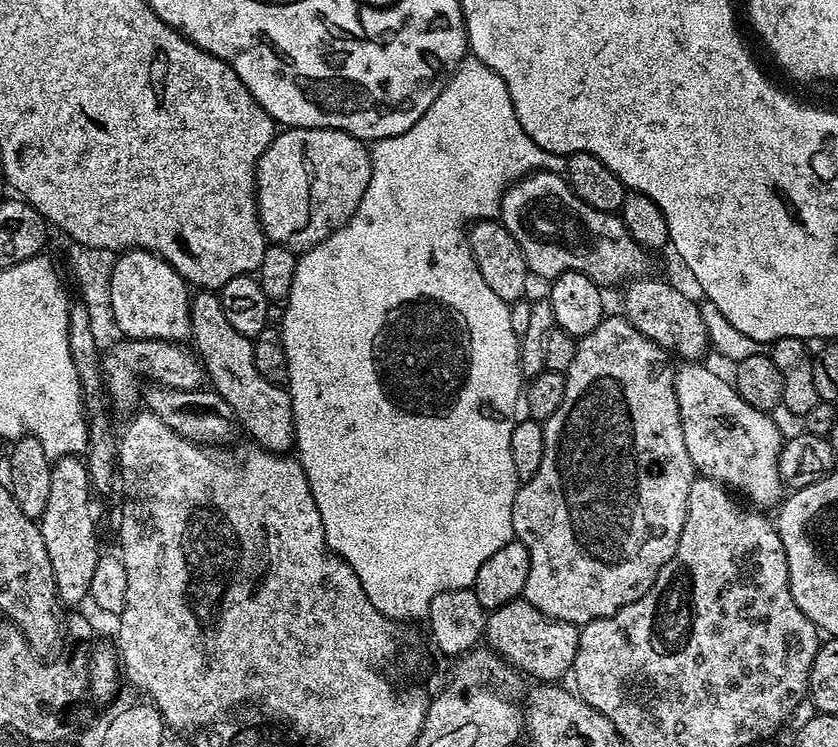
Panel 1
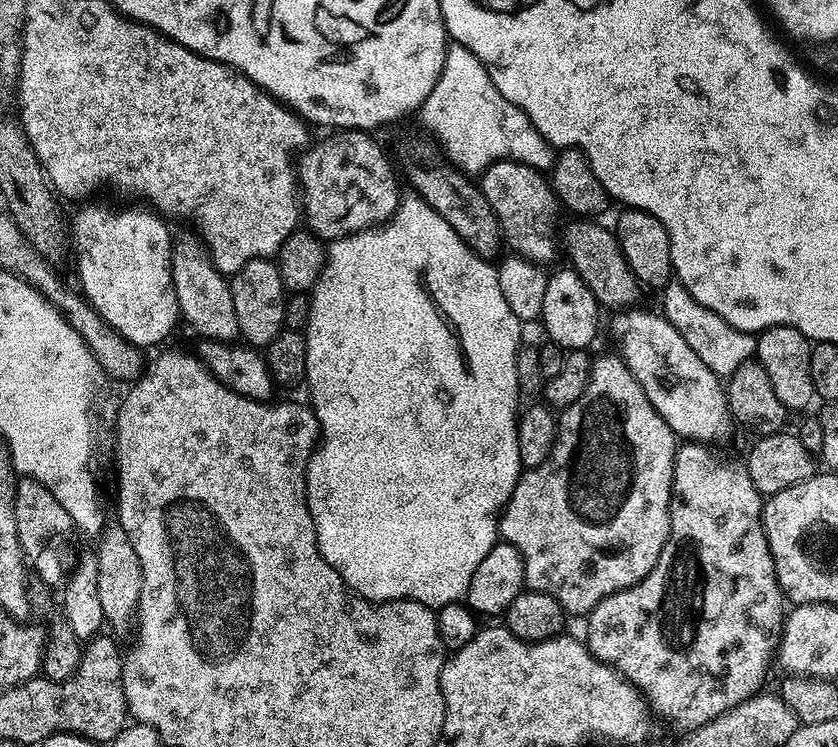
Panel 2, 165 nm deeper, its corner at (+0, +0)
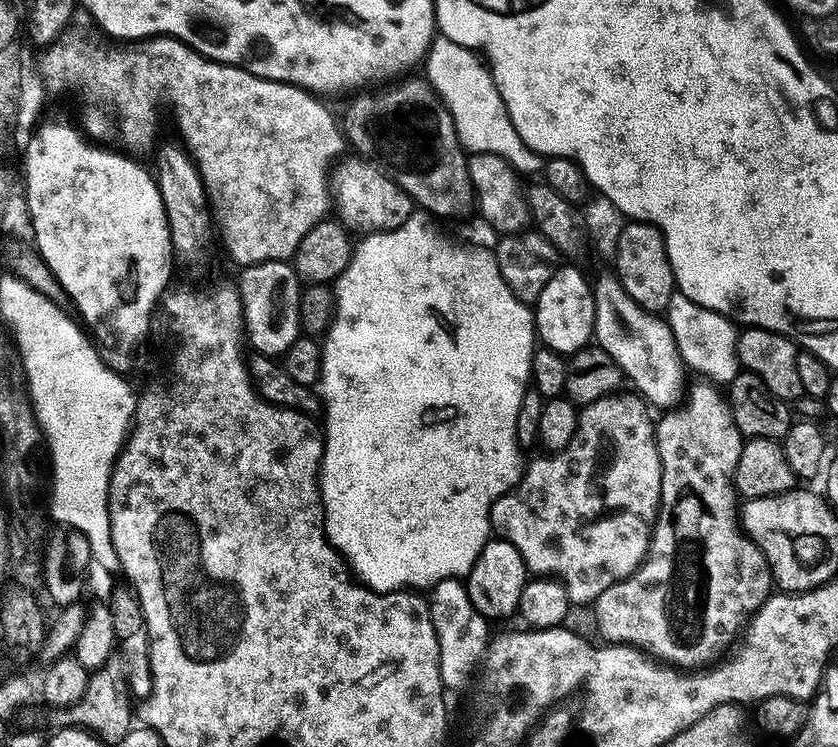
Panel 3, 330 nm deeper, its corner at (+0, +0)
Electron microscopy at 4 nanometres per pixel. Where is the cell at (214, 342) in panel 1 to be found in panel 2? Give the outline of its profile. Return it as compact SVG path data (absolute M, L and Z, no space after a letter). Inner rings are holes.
M177 239L173 243L172 281L176 291L176 305L180 308L183 323L188 323L197 332L197 337L225 342L236 342L241 339L241 334L238 330L238 318L234 315L234 298L232 297L231 283L226 279L225 273L219 272L212 265L212 257L208 255L208 249L204 247L199 239Z

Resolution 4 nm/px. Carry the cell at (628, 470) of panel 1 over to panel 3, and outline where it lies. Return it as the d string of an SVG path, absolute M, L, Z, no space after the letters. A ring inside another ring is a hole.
M613 394L598 398L592 404L583 405L580 408L580 425L574 434L571 444L561 452L543 454L532 465L523 469L520 482L512 491L508 492L492 507L492 527L503 539L508 540L522 554L522 562L528 568L529 573L539 574L544 578L557 578L568 591L569 601L573 605L591 605L602 594L602 590L610 590L618 582L622 582L631 576L644 562L648 555L648 544L652 541L652 525L656 523L656 513L660 507L660 487L662 486L662 470L658 458L658 446L656 445L656 430L654 416L651 416L649 405L639 395L624 396L625 394Z

